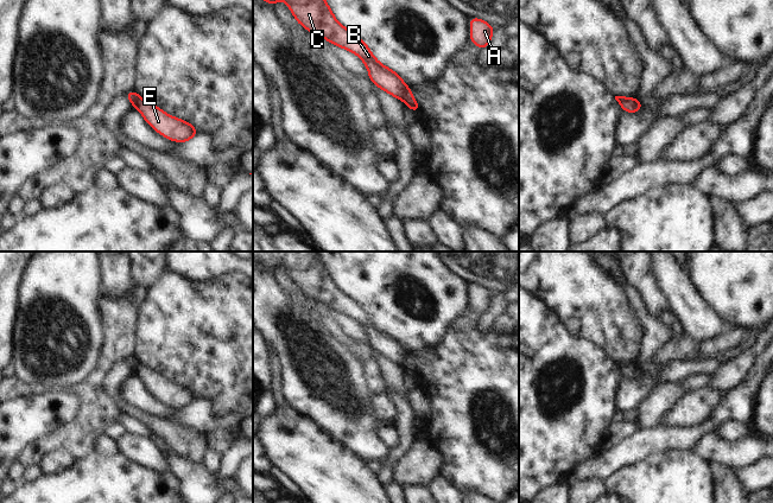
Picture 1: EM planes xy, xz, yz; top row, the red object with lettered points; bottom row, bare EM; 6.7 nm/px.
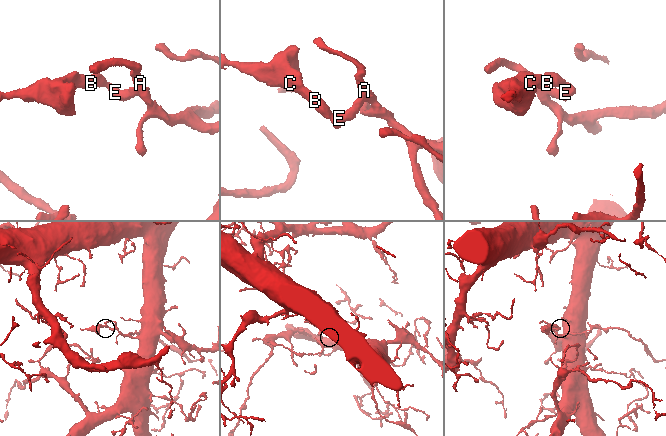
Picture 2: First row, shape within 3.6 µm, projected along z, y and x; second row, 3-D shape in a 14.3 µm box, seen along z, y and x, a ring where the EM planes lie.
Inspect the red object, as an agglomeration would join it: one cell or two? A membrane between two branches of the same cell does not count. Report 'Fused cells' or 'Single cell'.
Fused cells.

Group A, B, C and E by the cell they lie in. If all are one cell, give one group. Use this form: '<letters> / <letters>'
A E / B C

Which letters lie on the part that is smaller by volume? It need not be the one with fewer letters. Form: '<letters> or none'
B, C

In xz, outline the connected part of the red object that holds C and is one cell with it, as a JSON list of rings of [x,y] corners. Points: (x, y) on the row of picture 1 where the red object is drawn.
[[[284,0],[297,23],[338,47],[359,56],[366,65],[369,81],[376,87],[405,101],[410,87],[392,69],[382,65],[367,44],[354,32],[341,25],[325,0]]]

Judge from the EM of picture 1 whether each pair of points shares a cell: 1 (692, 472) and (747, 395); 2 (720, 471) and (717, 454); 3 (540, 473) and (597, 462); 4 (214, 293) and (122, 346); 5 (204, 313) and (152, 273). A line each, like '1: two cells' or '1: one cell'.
1: two cells
2: two cells
3: two cells
4: two cells
5: two cells

